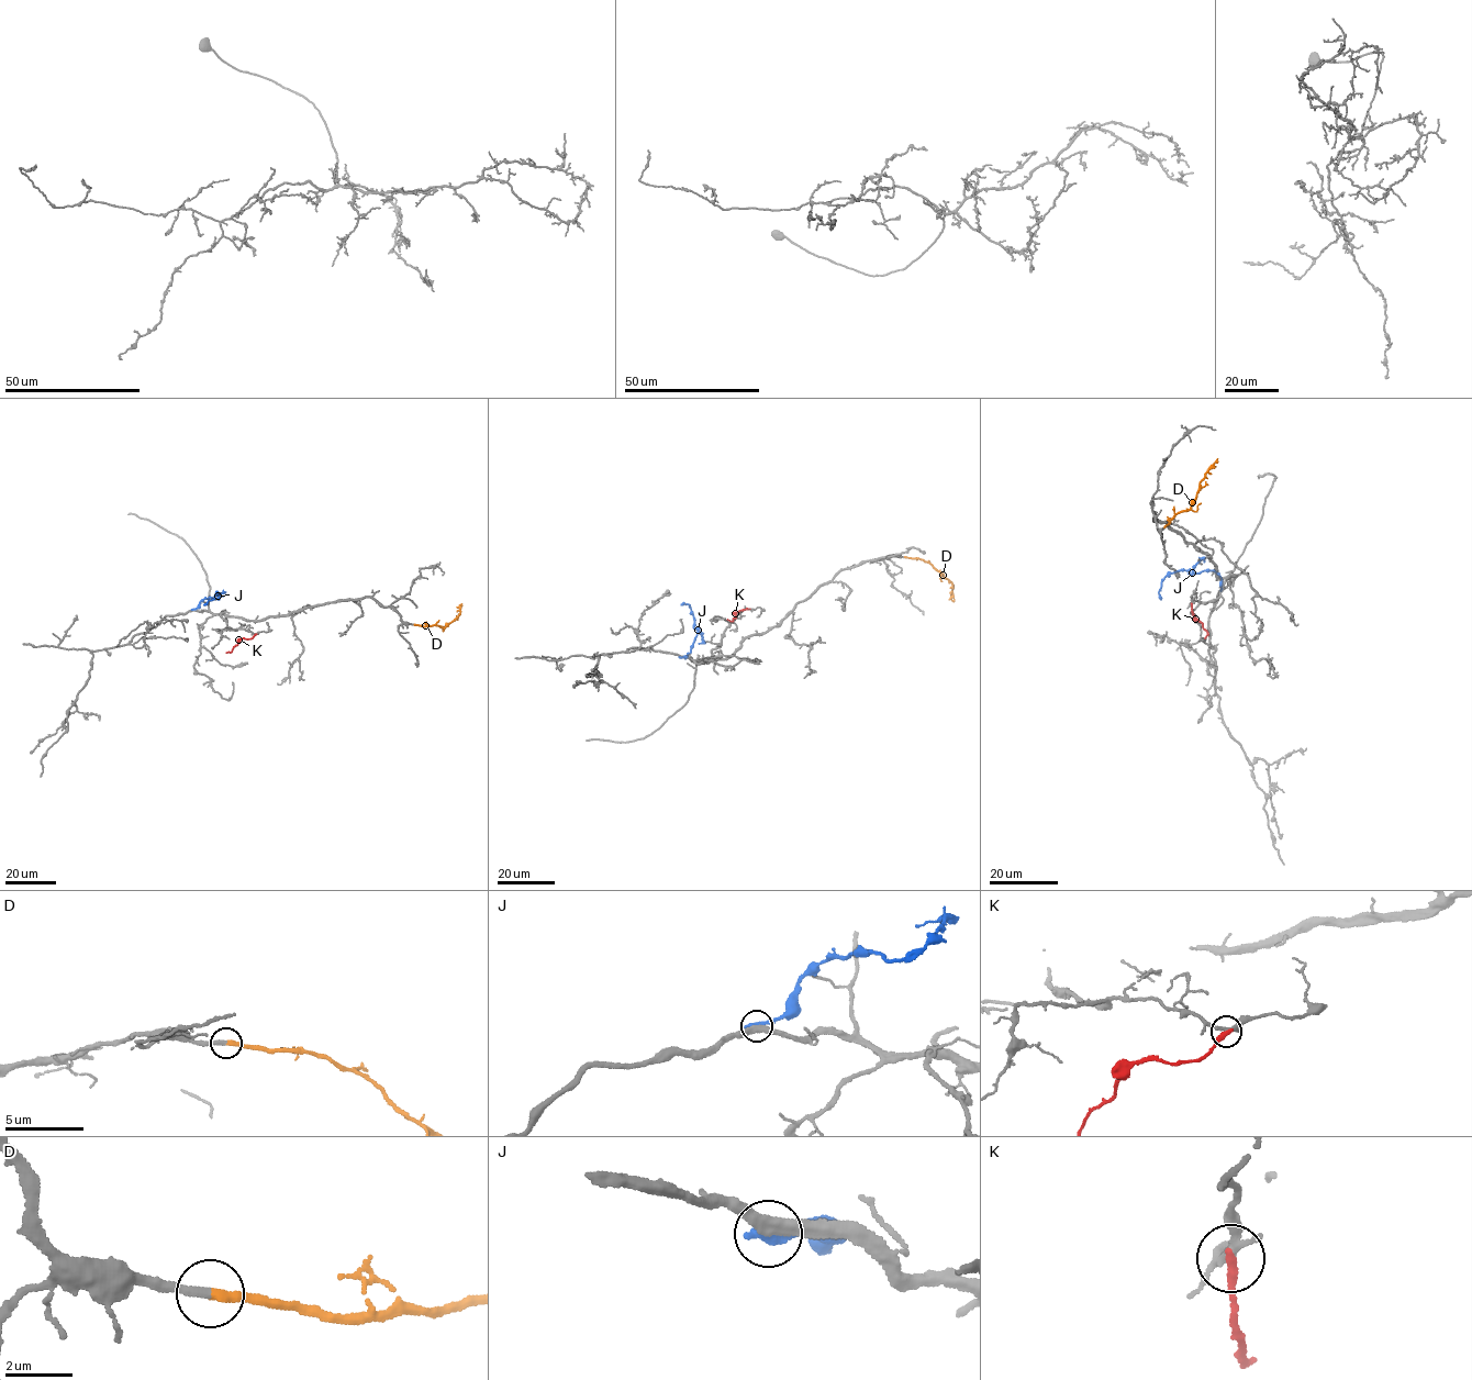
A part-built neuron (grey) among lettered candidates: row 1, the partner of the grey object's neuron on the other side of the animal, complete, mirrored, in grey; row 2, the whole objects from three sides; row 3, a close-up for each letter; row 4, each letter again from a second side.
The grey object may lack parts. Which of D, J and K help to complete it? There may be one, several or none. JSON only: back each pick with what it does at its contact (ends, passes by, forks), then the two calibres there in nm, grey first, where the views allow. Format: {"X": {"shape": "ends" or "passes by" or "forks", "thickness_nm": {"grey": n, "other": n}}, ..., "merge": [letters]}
{"D": {"shape": "ends", "thickness_nm": {"grey": 280, "other": 280}}, "merge": ["D"]}

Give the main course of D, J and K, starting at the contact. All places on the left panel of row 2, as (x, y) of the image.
D: (414, 624), (444, 627), (458, 615), (460, 607)
J: (193, 609), (203, 599), (218, 599), (218, 592), (203, 604)
K: (256, 634), (251, 638), (241, 638), (226, 653)

